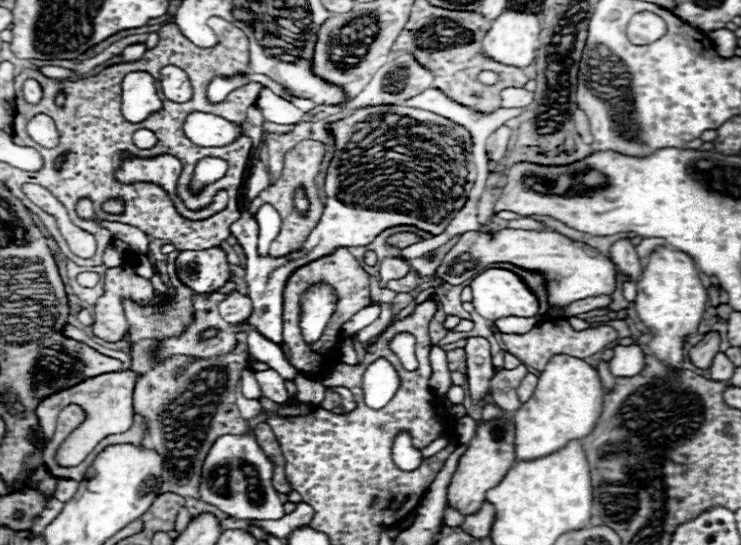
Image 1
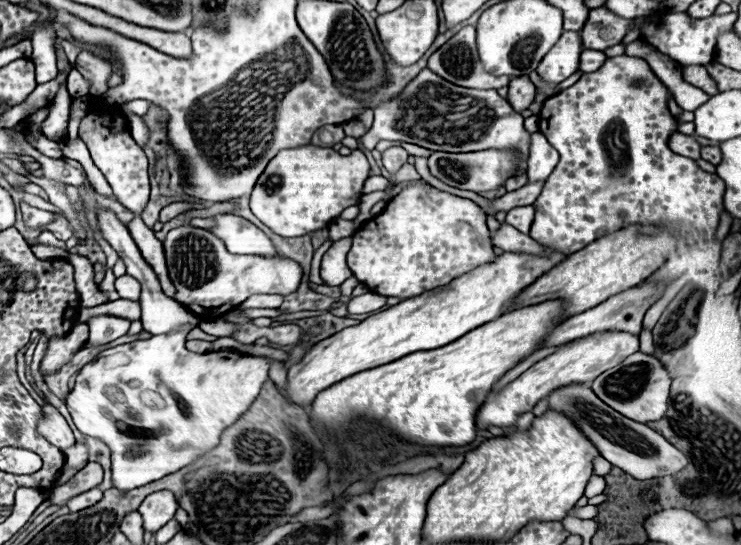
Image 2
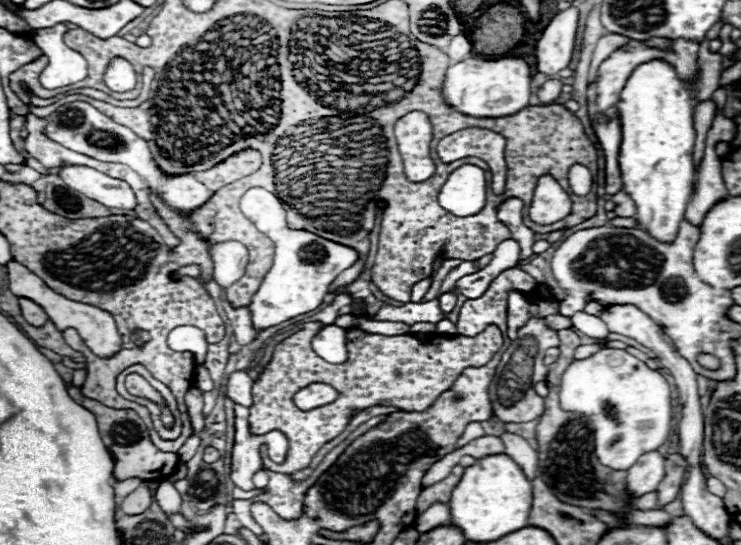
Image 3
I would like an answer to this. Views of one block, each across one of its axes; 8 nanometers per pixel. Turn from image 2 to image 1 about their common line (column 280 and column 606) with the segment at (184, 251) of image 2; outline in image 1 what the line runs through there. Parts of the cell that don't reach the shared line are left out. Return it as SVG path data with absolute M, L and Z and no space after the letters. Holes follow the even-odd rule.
M512 228L496 230L492 234L488 234L488 232L466 232L466 234L460 234L458 242L454 244L454 248L448 254L444 254L444 260L436 268L436 278L442 278L448 284L466 284L468 280L472 280L474 274L486 270L494 262L510 262L510 264L516 264L516 266L522 266L522 268L528 268L528 270L542 270L542 272L546 272L548 294L550 294L548 316L556 316L558 312L562 312L564 304L570 304L574 300L582 300L582 298L590 298L590 296L602 296L602 294L612 294L616 290L616 266L612 264L610 258L602 256L596 248L592 248L588 244L582 244L582 242L574 242L574 240L562 236L562 234L556 234L556 232L512 230Z

